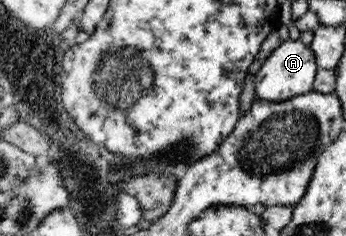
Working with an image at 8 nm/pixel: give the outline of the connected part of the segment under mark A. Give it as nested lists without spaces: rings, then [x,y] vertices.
[[[301,40],[283,41],[279,48],[271,52],[271,55],[254,76],[255,95],[260,101],[279,102],[294,98],[299,94],[312,92],[318,68],[316,56],[309,45]]]

